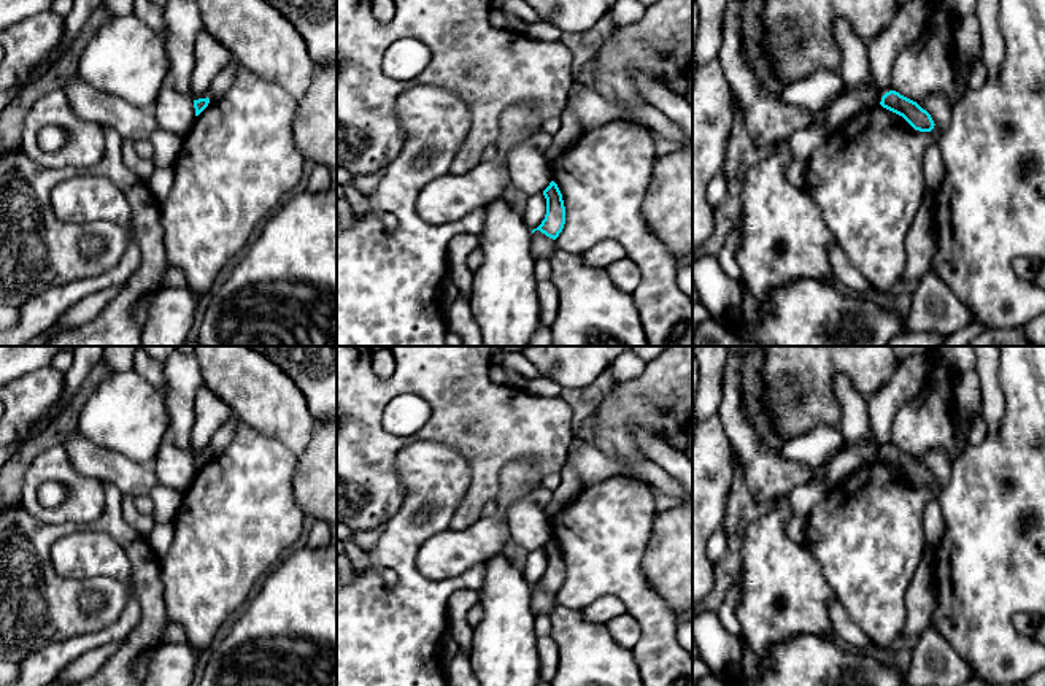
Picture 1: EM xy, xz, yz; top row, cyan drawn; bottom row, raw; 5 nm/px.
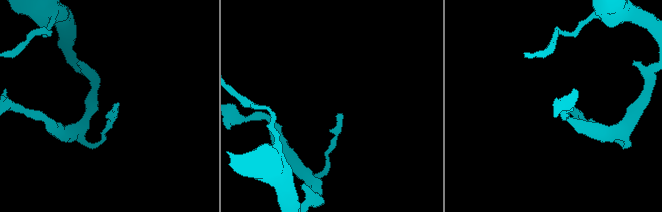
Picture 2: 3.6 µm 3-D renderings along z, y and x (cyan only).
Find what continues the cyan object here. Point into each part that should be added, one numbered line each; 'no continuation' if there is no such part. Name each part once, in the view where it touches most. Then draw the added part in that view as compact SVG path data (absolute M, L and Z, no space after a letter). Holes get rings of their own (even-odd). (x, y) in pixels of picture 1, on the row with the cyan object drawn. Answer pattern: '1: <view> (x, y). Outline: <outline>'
no continuation

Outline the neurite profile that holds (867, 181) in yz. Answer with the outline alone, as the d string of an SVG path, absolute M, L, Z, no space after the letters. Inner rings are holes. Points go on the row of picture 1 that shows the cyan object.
M942 94L916 102L932 121L931 132L915 130L902 116L881 105L866 108L834 129L807 159L802 191L815 202L848 260L872 291L888 292L900 283L905 267L905 238L927 191L923 159L948 129L953 106Z

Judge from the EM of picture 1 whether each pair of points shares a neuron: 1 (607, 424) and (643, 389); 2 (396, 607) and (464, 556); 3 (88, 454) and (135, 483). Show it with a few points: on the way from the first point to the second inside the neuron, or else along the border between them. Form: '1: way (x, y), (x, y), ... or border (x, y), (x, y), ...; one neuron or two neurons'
1: way (616, 415), (634, 399); one neuron
2: border (415, 554), (418, 570), (434, 580), (467, 570); two neurons
3: way (99, 462), (124, 474); one neuron

